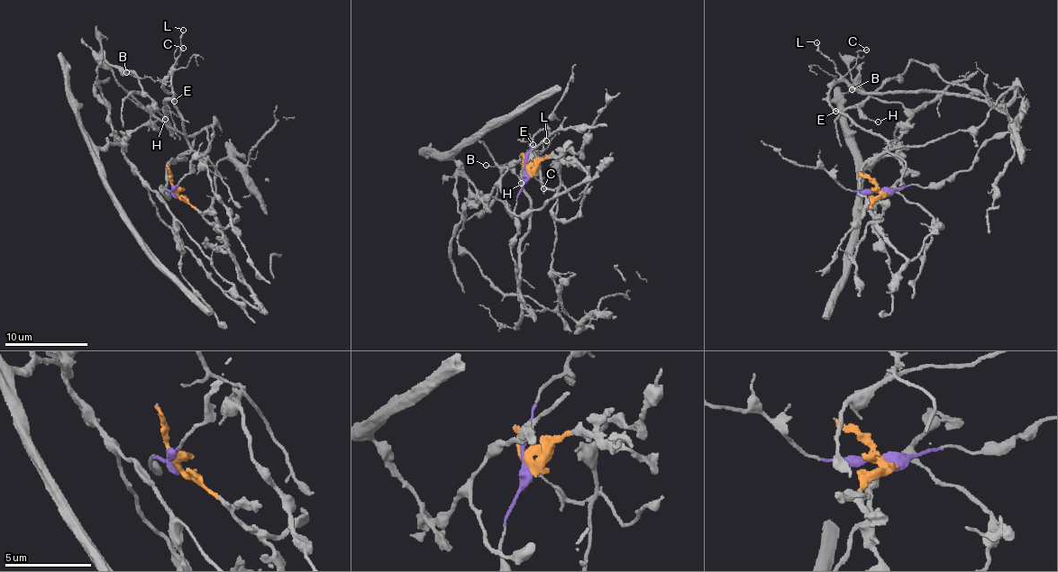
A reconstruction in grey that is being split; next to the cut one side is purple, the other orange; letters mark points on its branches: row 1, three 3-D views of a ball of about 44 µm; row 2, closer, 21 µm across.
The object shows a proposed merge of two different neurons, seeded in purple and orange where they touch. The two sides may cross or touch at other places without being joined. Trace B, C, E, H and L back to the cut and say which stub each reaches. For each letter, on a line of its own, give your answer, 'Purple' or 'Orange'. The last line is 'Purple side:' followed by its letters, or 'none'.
B: Purple
C: Purple
E: Purple
H: Purple
L: Purple
Purple side: B, C, E, H, L

